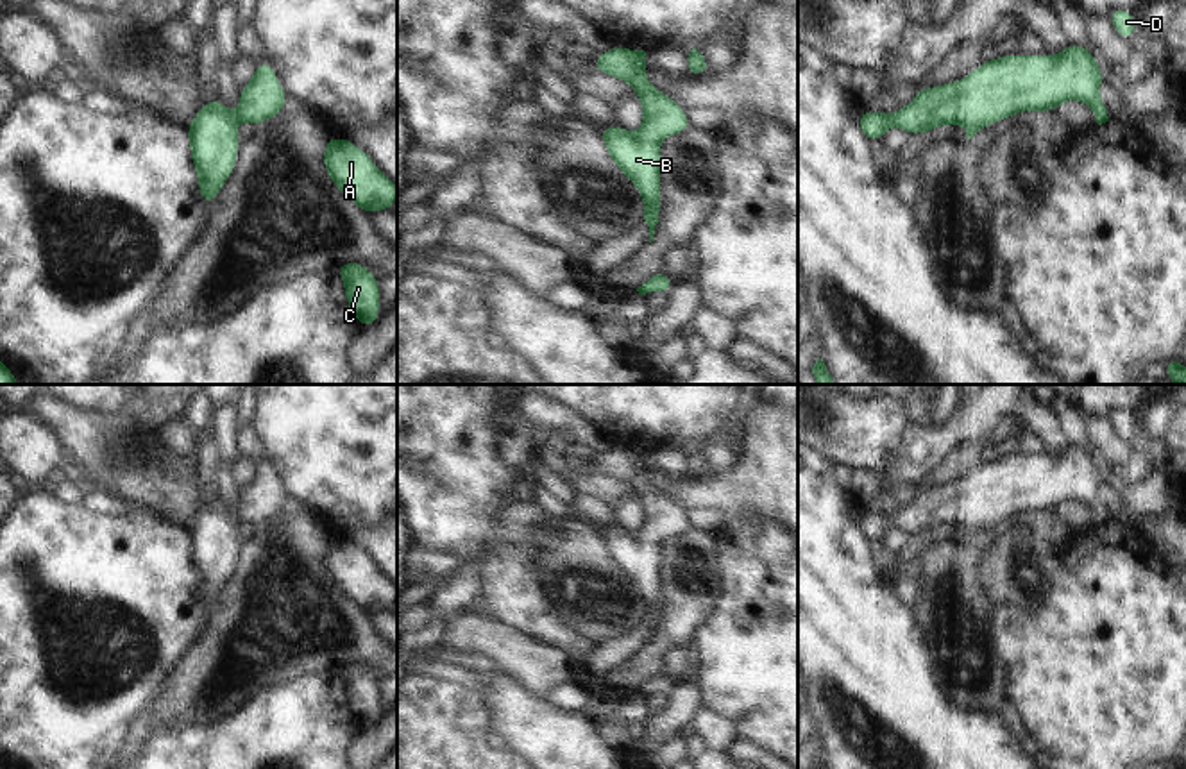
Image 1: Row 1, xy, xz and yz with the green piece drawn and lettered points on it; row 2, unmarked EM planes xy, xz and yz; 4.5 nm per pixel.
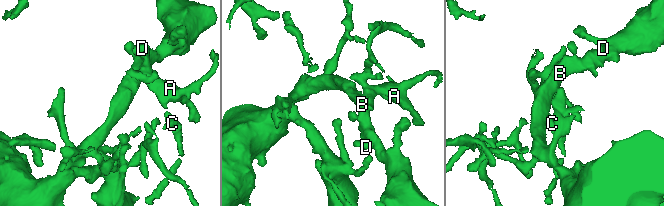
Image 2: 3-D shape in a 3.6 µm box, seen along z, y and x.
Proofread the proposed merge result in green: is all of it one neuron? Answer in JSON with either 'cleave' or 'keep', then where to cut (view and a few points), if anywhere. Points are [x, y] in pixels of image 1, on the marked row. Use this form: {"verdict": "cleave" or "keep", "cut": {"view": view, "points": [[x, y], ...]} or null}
{"verdict": "keep", "cut": null}

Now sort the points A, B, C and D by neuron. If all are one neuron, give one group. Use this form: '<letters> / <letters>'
A B C D

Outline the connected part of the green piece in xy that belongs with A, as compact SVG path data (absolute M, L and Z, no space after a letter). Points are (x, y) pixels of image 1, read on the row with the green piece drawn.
M329 136L324 145L324 168L340 193L367 215L390 211L397 200L397 186L347 138Z

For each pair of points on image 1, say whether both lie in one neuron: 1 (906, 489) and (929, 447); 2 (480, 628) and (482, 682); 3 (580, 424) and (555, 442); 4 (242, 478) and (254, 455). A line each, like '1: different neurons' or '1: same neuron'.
1: different neurons
2: different neurons
3: different neurons
4: different neurons

